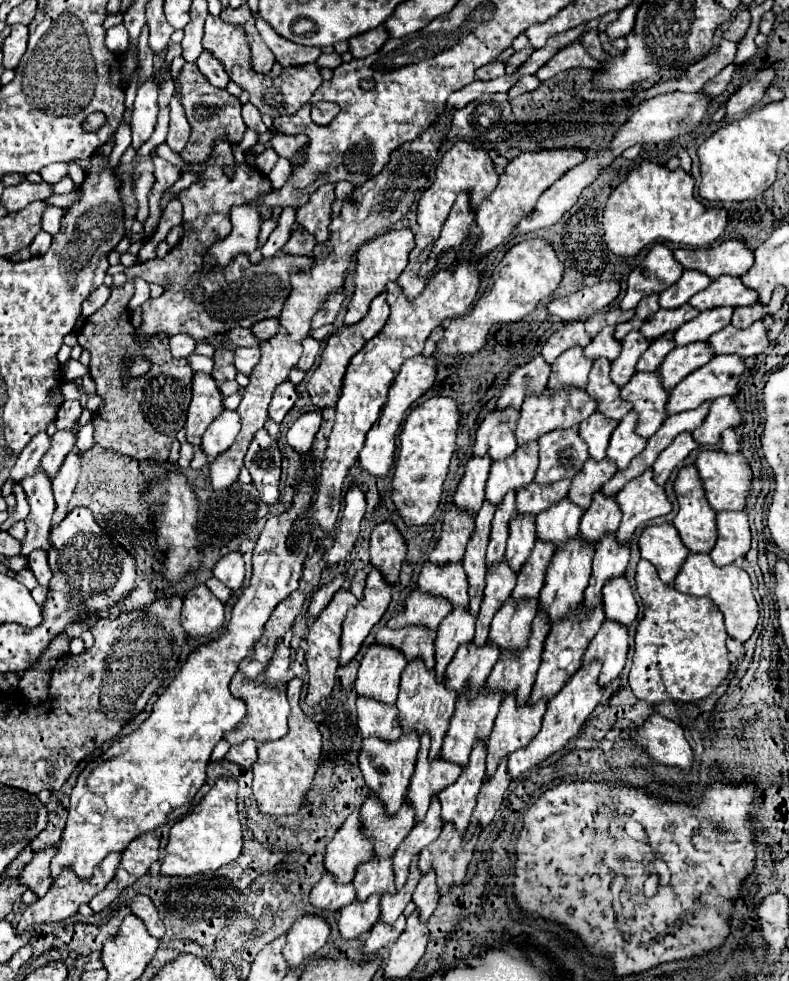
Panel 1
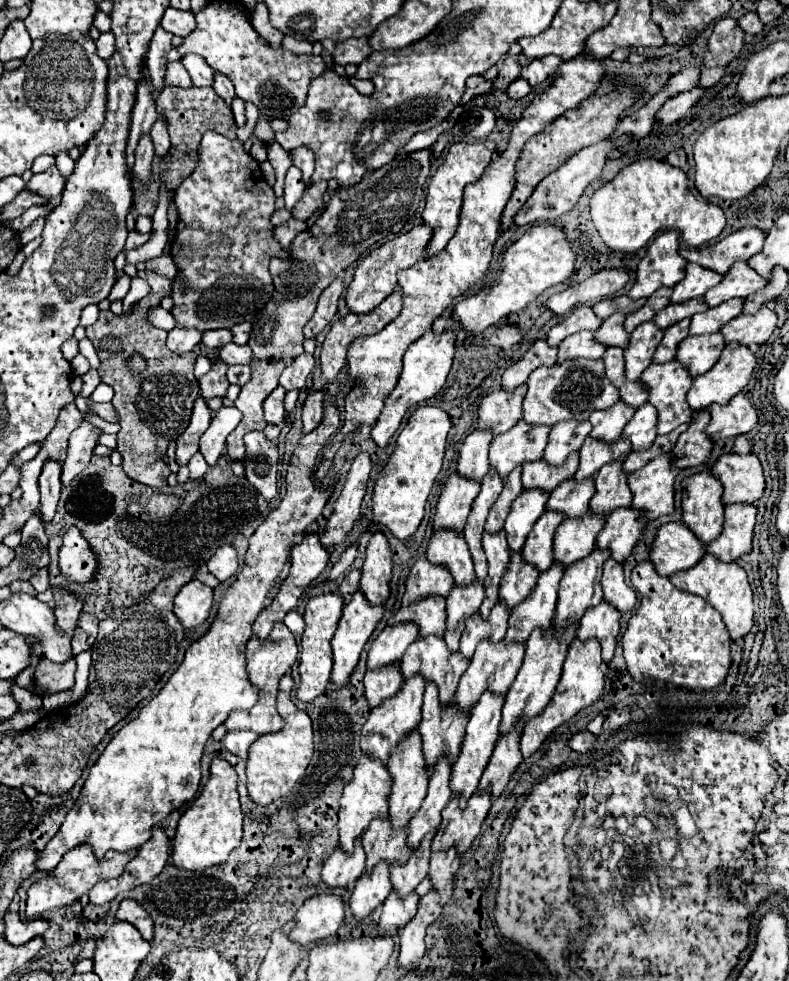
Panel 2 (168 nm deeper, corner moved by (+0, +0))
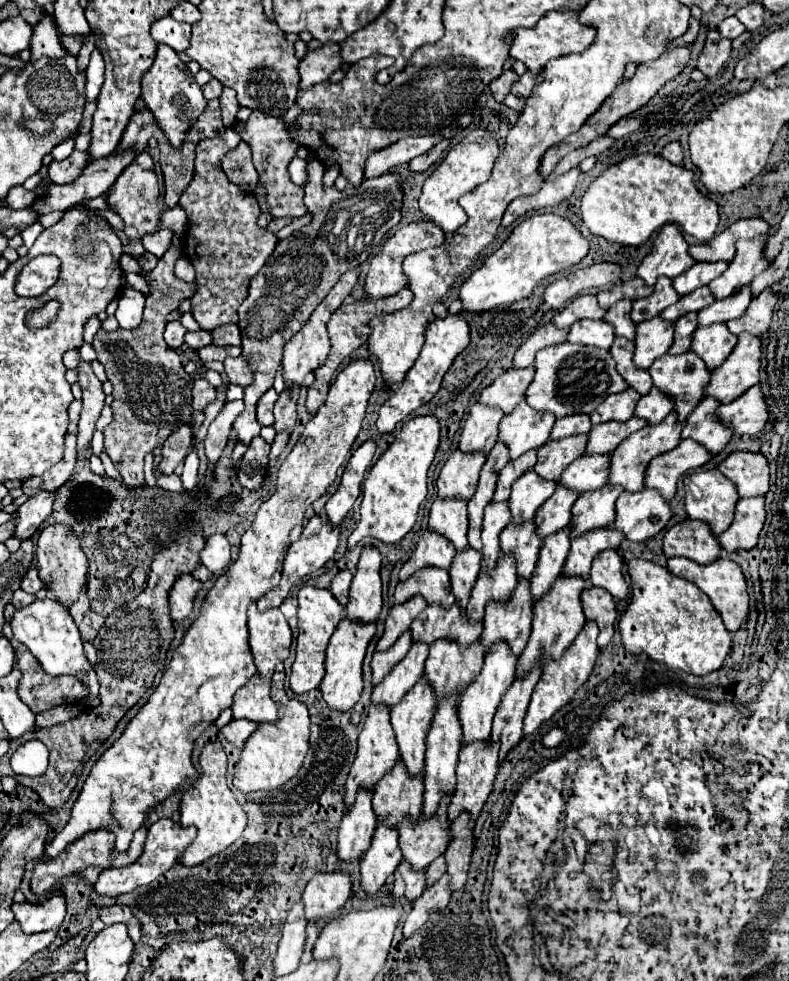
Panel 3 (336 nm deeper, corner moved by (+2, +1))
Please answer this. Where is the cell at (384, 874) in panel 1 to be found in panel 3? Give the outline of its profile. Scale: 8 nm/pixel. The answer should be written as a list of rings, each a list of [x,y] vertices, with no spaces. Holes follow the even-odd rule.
[[[398,759],[396,765],[374,787],[372,807],[378,821],[398,827],[406,815],[412,815],[412,821],[418,819],[422,815],[422,793],[424,777],[410,775],[406,765]]]

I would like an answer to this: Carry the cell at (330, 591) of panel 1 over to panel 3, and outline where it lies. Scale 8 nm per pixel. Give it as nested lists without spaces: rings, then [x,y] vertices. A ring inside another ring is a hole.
[[[432,415],[414,417],[402,425],[394,443],[374,463],[374,467],[370,469],[364,481],[360,523],[348,539],[350,549],[358,545],[364,537],[376,537],[384,543],[398,543],[414,527],[418,507],[426,497],[428,467],[436,455],[438,437],[440,437],[440,425],[438,419]]]

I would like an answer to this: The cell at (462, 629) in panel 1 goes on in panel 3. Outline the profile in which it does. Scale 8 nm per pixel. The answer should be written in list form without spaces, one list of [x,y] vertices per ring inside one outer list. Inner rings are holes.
[[[470,545],[466,547],[466,551],[458,551],[454,555],[454,561],[450,565],[450,577],[452,577],[452,593],[460,601],[460,607],[466,607],[470,599],[470,591],[482,569],[480,563],[482,563],[480,551],[472,549]]]

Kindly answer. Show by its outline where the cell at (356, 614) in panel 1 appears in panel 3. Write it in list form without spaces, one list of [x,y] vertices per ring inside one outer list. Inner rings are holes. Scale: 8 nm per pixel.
[[[342,619],[340,625],[336,627],[334,635],[330,637],[328,649],[326,649],[326,675],[320,683],[320,691],[322,697],[326,701],[326,705],[334,711],[350,711],[362,695],[362,661],[366,655],[366,647],[370,643],[370,639],[374,637],[376,627],[374,623],[370,625],[358,625],[350,619]]]

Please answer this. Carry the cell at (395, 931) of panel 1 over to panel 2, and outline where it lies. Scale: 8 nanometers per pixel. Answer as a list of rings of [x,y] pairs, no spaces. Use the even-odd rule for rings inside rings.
[[[390,892],[388,900],[382,906],[382,914],[378,922],[380,930],[394,932],[404,928],[416,916],[416,906],[418,906],[418,896],[414,892],[404,900],[396,900],[396,892]]]

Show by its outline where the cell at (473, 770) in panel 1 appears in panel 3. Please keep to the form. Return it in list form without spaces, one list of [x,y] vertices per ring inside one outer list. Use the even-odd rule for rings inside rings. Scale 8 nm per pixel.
[[[496,641],[492,643],[490,651],[486,651],[484,657],[484,665],[482,671],[476,675],[476,679],[464,689],[462,693],[462,701],[460,701],[460,723],[462,723],[462,731],[464,731],[464,743],[472,743],[472,741],[484,741],[490,737],[490,729],[492,729],[492,717],[494,711],[502,699],[502,693],[506,691],[506,687],[510,687],[510,683],[514,681],[514,673],[516,673],[516,655],[510,651],[506,641]]]

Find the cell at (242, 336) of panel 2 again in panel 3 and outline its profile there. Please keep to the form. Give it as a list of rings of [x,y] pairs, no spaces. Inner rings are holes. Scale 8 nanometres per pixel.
[[[222,325],[212,331],[214,345],[240,345],[240,329],[232,325]]]

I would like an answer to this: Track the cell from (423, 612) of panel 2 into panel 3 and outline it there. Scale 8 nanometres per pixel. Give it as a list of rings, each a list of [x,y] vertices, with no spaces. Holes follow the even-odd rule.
[[[424,567],[396,585],[396,603],[404,603],[414,595],[422,595],[428,603],[442,603],[442,607],[456,601],[450,591],[450,575],[440,567]]]

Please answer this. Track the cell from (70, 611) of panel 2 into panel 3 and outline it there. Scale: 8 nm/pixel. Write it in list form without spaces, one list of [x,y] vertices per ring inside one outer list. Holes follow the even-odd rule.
[[[56,523],[56,525],[48,525],[42,529],[38,543],[36,543],[36,559],[38,559],[40,579],[56,595],[56,599],[64,607],[68,607],[72,601],[76,601],[86,585],[88,559],[82,553],[78,537],[74,535],[74,529],[70,527],[70,523]],[[46,579],[50,579],[50,583],[46,583]]]

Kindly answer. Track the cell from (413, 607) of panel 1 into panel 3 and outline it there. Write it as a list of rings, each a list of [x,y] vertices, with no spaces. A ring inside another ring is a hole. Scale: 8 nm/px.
[[[424,531],[412,557],[402,565],[400,579],[408,579],[408,575],[412,575],[414,571],[422,567],[430,567],[430,565],[448,569],[454,555],[456,555],[456,549],[444,535],[434,531]]]

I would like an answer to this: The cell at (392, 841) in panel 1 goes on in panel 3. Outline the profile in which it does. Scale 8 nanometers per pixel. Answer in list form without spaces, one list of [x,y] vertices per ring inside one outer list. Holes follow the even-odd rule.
[[[422,675],[416,685],[404,695],[404,699],[400,703],[396,703],[390,711],[390,719],[392,719],[392,727],[396,733],[396,741],[400,747],[400,757],[406,763],[410,773],[422,775],[424,773],[424,753],[426,753],[426,731],[430,729],[430,719],[434,715],[434,707],[436,707],[436,699],[434,699],[434,689],[430,687],[426,675]]]

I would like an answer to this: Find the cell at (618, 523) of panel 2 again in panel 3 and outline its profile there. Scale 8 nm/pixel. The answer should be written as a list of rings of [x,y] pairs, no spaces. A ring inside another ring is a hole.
[[[654,489],[638,493],[622,491],[616,501],[614,529],[622,531],[628,541],[646,541],[660,533],[672,519],[668,501]]]

